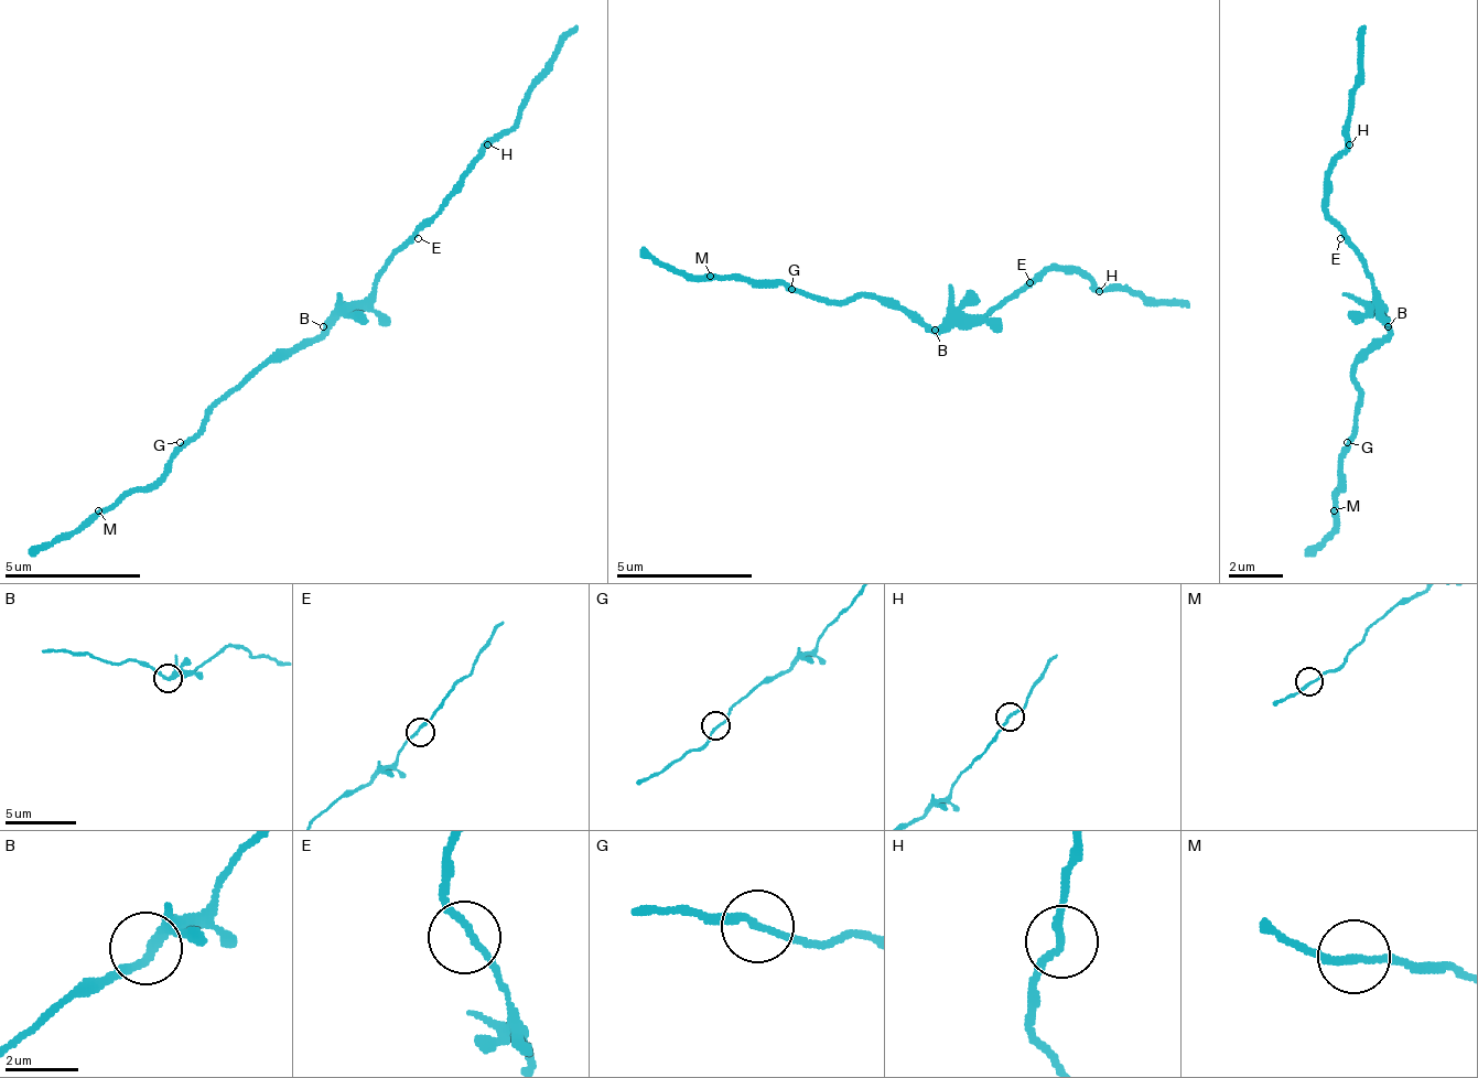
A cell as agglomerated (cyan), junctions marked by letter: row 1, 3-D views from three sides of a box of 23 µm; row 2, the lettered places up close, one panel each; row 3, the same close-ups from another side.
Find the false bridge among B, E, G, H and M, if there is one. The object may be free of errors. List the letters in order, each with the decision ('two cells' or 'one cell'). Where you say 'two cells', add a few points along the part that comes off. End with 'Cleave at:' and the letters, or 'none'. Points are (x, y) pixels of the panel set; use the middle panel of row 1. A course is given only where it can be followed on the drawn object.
B: one cell
E: one cell
G: one cell
H: one cell
M: one cell
Cleave at: none

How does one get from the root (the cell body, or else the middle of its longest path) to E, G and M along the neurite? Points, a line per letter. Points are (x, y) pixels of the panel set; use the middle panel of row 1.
E: (941, 330), (968, 330), (1029, 282)
G: (941, 330), (873, 295), (845, 295), (839, 302), (826, 302), (805, 289), (791, 289)
M: (941, 330), (873, 295), (845, 295), (839, 302), (826, 302), (785, 282), (736, 282), (730, 276), (710, 276)

